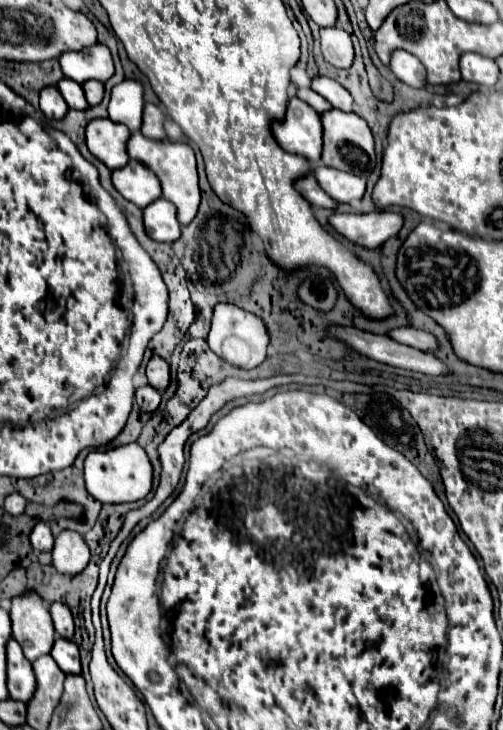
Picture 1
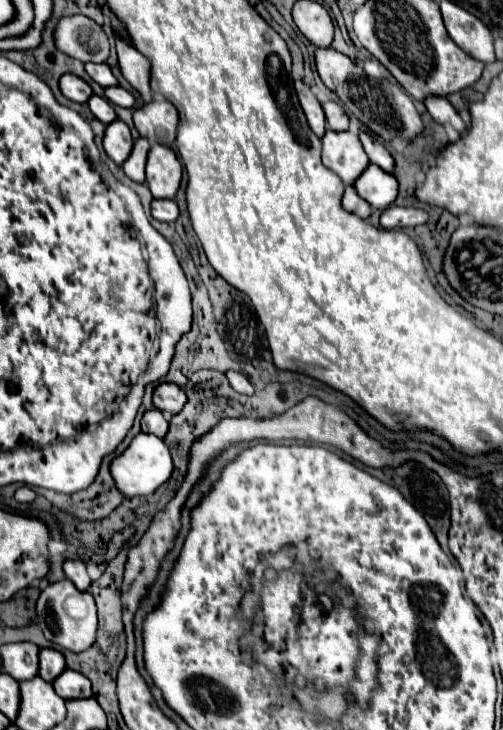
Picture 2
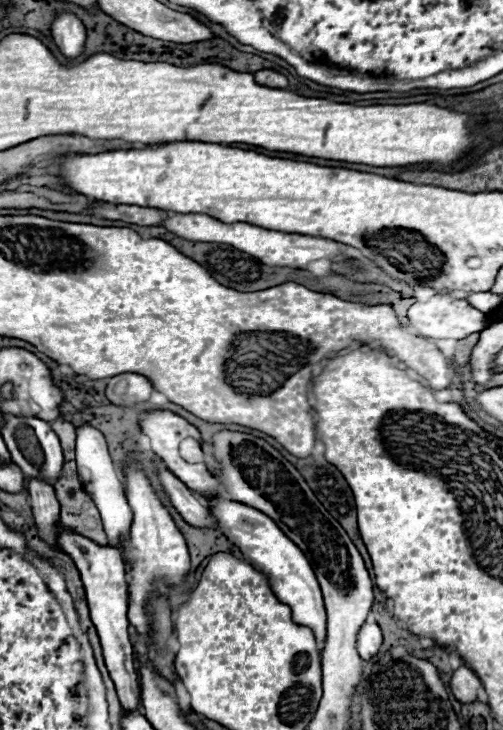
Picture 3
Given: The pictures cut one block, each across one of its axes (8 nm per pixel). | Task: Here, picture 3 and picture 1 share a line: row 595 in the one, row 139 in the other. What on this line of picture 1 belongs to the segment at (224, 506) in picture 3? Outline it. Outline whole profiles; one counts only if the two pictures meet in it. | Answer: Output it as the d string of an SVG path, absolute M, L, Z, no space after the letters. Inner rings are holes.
M292 98L284 120L272 122L272 134L286 152L304 156L312 166L320 164L323 145L320 114L306 102Z

